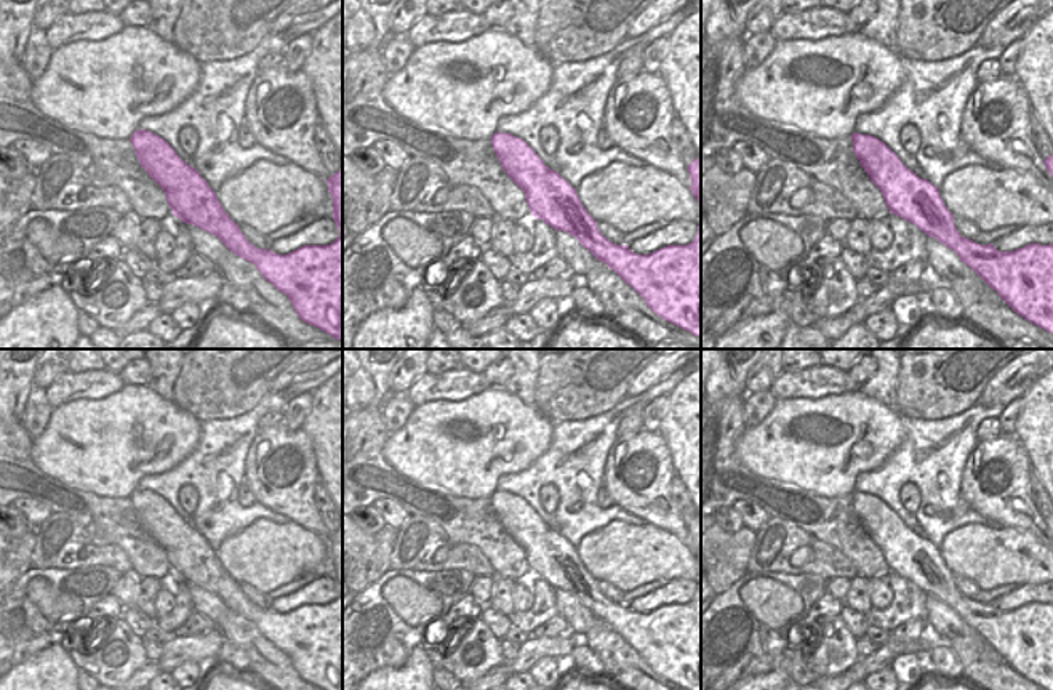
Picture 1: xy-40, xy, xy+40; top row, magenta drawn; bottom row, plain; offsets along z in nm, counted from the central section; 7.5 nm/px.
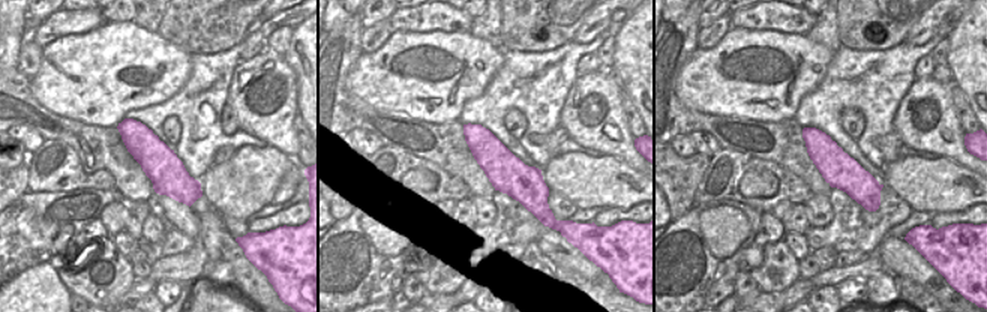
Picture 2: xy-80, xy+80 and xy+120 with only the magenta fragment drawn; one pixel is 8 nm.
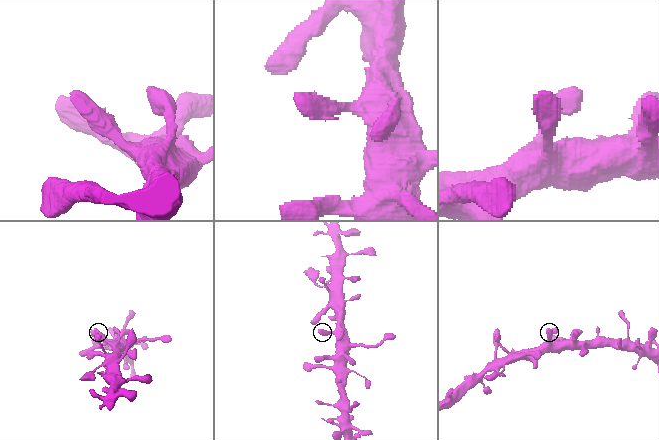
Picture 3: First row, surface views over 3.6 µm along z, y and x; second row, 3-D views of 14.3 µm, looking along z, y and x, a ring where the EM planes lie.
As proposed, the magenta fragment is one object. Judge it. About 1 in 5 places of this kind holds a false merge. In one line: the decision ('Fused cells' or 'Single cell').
Single cell

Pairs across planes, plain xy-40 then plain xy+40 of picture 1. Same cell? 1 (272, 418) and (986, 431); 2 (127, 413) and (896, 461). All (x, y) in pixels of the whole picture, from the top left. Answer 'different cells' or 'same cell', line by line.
1: same cell
2: different cells

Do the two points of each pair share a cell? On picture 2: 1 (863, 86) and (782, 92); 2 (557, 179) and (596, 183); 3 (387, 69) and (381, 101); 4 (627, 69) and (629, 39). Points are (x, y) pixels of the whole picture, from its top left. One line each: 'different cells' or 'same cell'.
1: different cells
2: same cell
3: same cell
4: same cell

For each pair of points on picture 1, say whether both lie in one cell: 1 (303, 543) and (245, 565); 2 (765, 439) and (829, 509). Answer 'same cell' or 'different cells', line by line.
1: same cell
2: different cells

